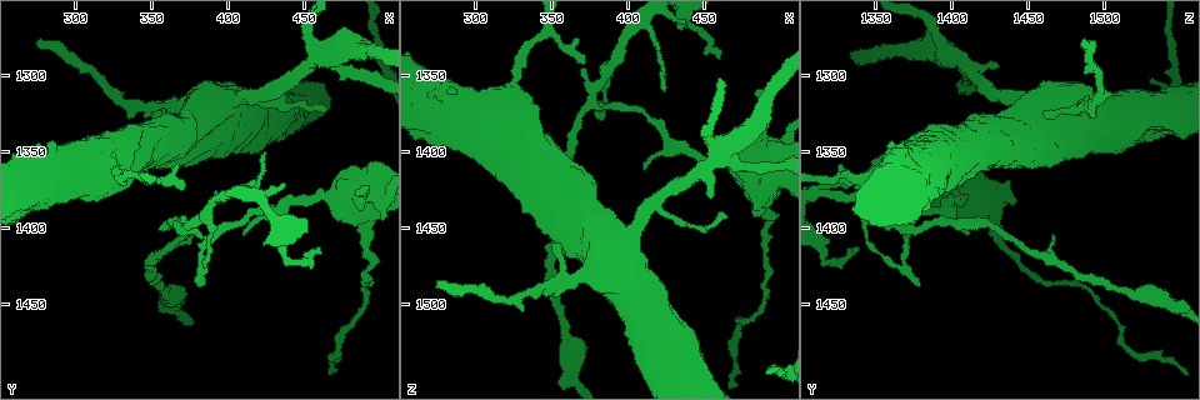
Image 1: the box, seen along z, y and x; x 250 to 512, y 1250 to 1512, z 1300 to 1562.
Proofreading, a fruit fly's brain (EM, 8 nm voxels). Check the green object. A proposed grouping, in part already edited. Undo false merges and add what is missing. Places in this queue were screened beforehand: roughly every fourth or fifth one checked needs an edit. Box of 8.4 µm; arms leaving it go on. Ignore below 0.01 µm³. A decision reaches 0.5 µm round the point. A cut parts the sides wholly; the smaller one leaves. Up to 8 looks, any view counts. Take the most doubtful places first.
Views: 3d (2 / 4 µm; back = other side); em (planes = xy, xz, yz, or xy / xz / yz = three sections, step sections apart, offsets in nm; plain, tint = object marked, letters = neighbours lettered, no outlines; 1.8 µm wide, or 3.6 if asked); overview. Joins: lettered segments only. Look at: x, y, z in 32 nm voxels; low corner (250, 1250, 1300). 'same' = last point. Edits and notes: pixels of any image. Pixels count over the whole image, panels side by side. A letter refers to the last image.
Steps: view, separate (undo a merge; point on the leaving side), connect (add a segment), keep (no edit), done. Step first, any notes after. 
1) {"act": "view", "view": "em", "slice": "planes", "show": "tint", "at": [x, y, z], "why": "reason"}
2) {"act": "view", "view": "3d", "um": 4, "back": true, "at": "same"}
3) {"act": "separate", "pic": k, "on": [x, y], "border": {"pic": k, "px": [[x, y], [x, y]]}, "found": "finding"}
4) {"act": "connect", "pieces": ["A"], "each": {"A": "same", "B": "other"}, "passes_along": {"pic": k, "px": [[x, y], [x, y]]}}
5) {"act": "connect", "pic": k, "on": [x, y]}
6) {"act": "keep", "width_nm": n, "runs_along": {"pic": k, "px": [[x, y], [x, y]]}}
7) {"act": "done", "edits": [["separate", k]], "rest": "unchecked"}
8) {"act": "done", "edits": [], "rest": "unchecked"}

{"act": "view", "view": "3d", "um": 2, "at": [276, 1276, 1490], "why": "branch stops here"}

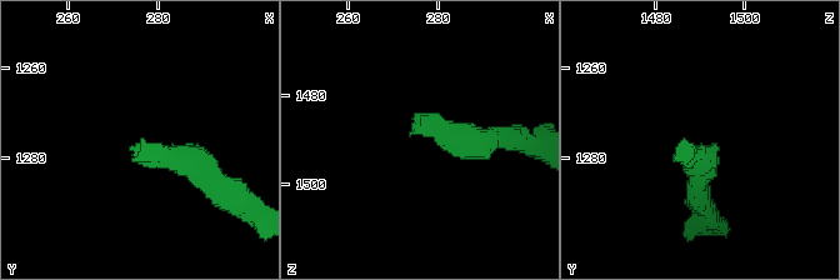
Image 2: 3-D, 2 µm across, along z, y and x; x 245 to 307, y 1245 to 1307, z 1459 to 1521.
{"act": "view", "view": "em", "slice": "planes", "show": "letters", "at": [275, 1277, 1489]}

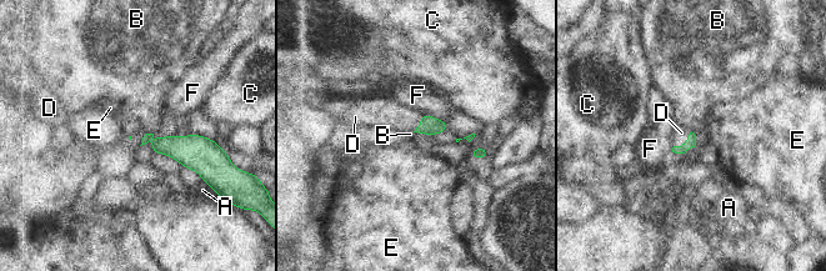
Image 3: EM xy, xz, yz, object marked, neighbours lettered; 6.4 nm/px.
{"act": "connect", "pieces": ["D"], "each": {"A": "other", "B": "other", "C": "other", "D": "same", "E": "other", "F": "other"}, "passes_along": {"pic": 3, "px": [[690, 142], [685, 142], [681, 133]]}, "found": "it goes on there"}

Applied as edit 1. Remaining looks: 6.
{"act": "view", "view": "overview", "why": "see it whole again"}

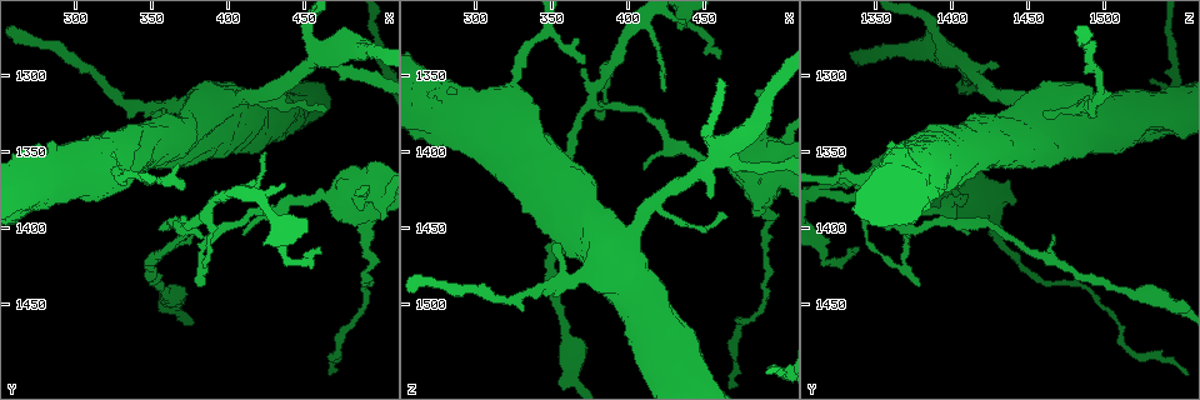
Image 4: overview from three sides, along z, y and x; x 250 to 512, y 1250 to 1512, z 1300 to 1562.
{"act": "view", "view": "3d", "um": 2, "at": [484, 1376, 1358], "why": "an open end"}

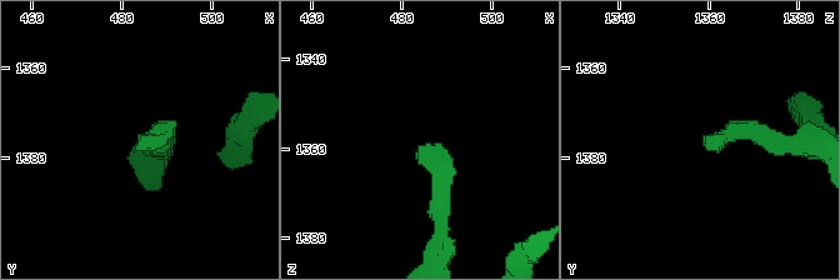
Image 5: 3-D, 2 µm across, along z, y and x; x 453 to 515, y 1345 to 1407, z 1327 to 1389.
{"act": "view", "view": "em", "slice": "planes", "show": "plain", "at": [484, 1375, 1359], "why": "now the EM"}

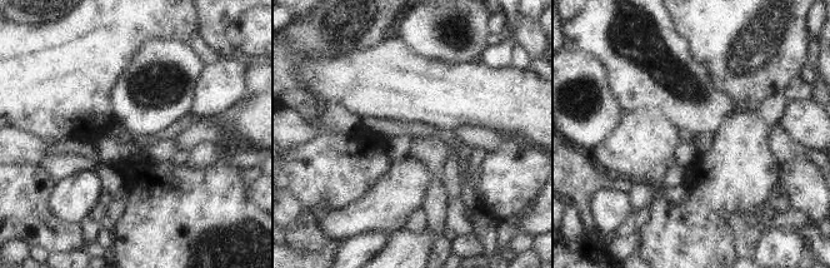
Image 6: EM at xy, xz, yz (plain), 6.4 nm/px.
{"act": "view", "view": "em", "slice": "planes", "show": "letters", "at": "same"}

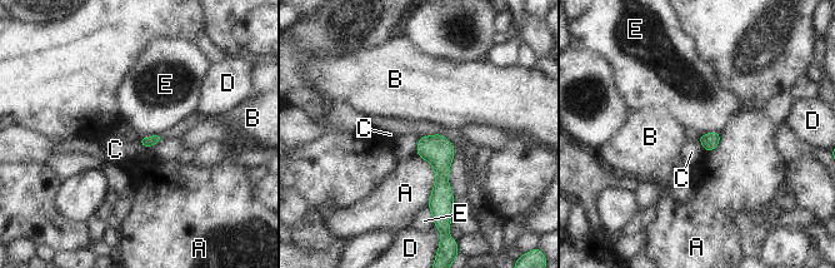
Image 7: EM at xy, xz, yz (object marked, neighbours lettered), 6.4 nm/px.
{"act": "keep", "longest_contact_nm": ["A", 340], "each": {"A": "other", "B": "other", "C": "other", "D": "other", "E": "other"}, "found": "none of them fits"}

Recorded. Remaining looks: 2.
{"act": "view", "view": "em", "slice": "planes", "show": "letters", "at": [346, 1368, 1324]}

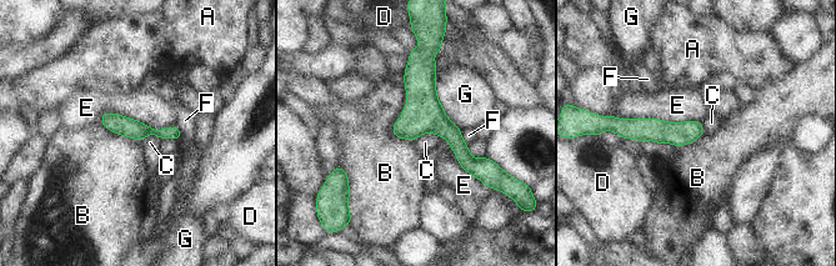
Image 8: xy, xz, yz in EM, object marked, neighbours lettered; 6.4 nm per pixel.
{"act": "keep", "longest_contact_nm": ["E", 600], "each": {"A": "other", "B": "other", "C": "other", "D": "other", "E": "other", "F": "other", "G": "other"}, "runs_along": {"pic": 8, "px": [[422, 56], [422, 106], [477, 174]]}, "found": "one neuron here"}

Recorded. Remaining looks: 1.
{"act": "done", "edits": [["connect", 3]], "rest": "unchecked"}

